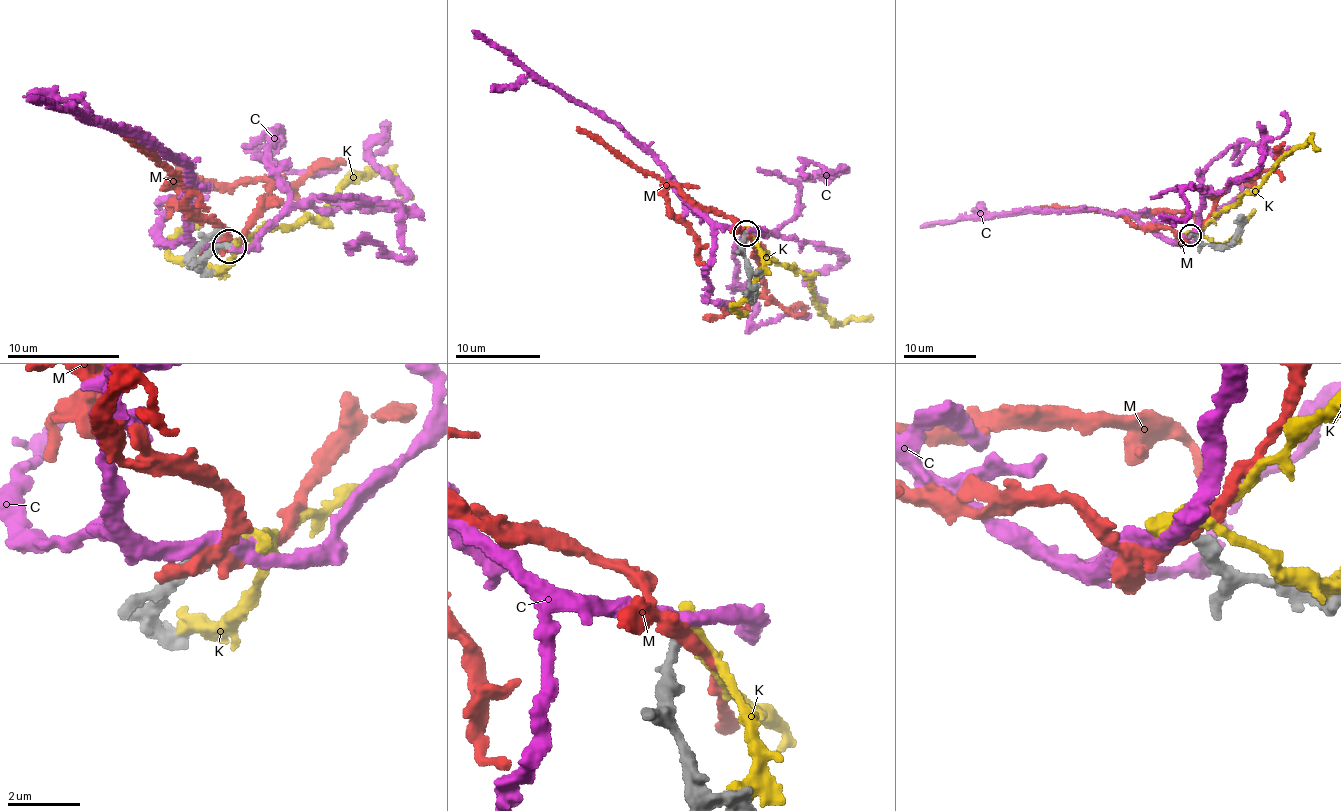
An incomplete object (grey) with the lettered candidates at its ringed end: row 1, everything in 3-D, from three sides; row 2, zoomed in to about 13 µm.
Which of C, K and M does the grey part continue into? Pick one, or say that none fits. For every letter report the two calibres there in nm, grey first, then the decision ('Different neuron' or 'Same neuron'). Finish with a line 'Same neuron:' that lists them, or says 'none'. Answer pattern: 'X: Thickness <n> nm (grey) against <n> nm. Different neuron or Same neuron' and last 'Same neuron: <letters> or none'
C: Thickness 320 nm (grey) against 360 nm. Different neuron
K: Thickness 320 nm (grey) against 550 nm. Different neuron
M: Thickness 320 nm (grey) against 400 nm. Different neuron
Same neuron: none

